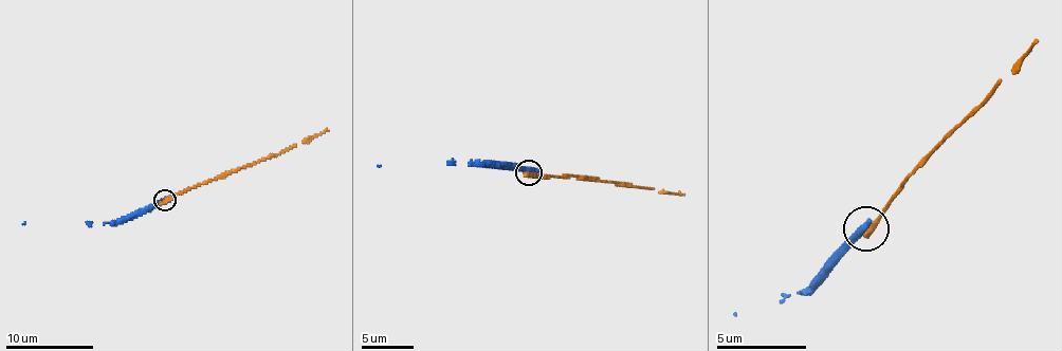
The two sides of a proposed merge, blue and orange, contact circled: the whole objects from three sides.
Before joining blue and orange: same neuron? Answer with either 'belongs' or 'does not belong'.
does not belong

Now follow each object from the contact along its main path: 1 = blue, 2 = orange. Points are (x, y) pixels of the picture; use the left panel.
1: (164, 199), (109, 223), (22, 224)
2: (164, 199), (224, 178), (295, 144), (308, 143), (328, 130)

